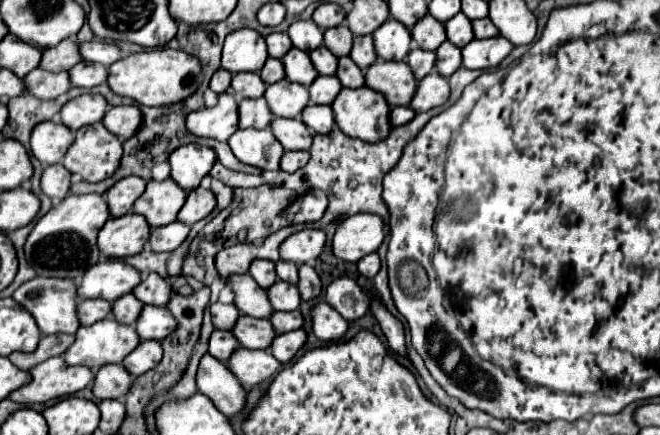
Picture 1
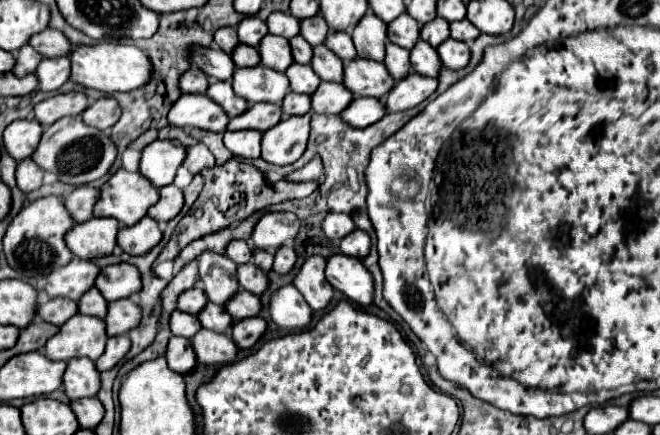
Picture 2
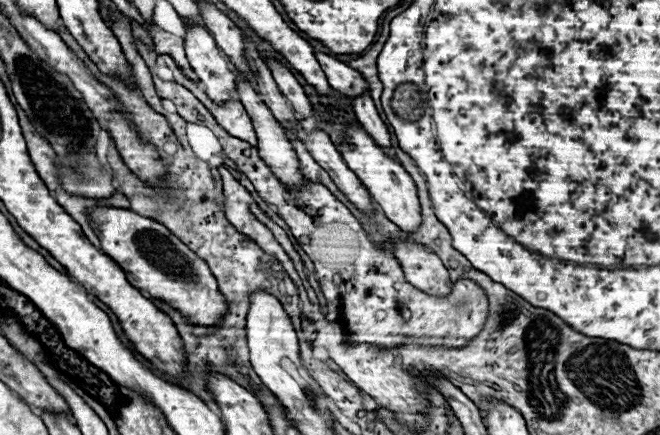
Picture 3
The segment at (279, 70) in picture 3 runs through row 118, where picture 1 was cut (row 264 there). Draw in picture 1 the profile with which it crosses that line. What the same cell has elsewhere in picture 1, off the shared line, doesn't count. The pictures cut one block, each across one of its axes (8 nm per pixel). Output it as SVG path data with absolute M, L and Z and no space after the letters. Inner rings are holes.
M302 264L300 266L300 280L298 280L298 290L302 300L312 300L318 298L322 292L322 282L318 278L318 274L314 272L314 268Z

